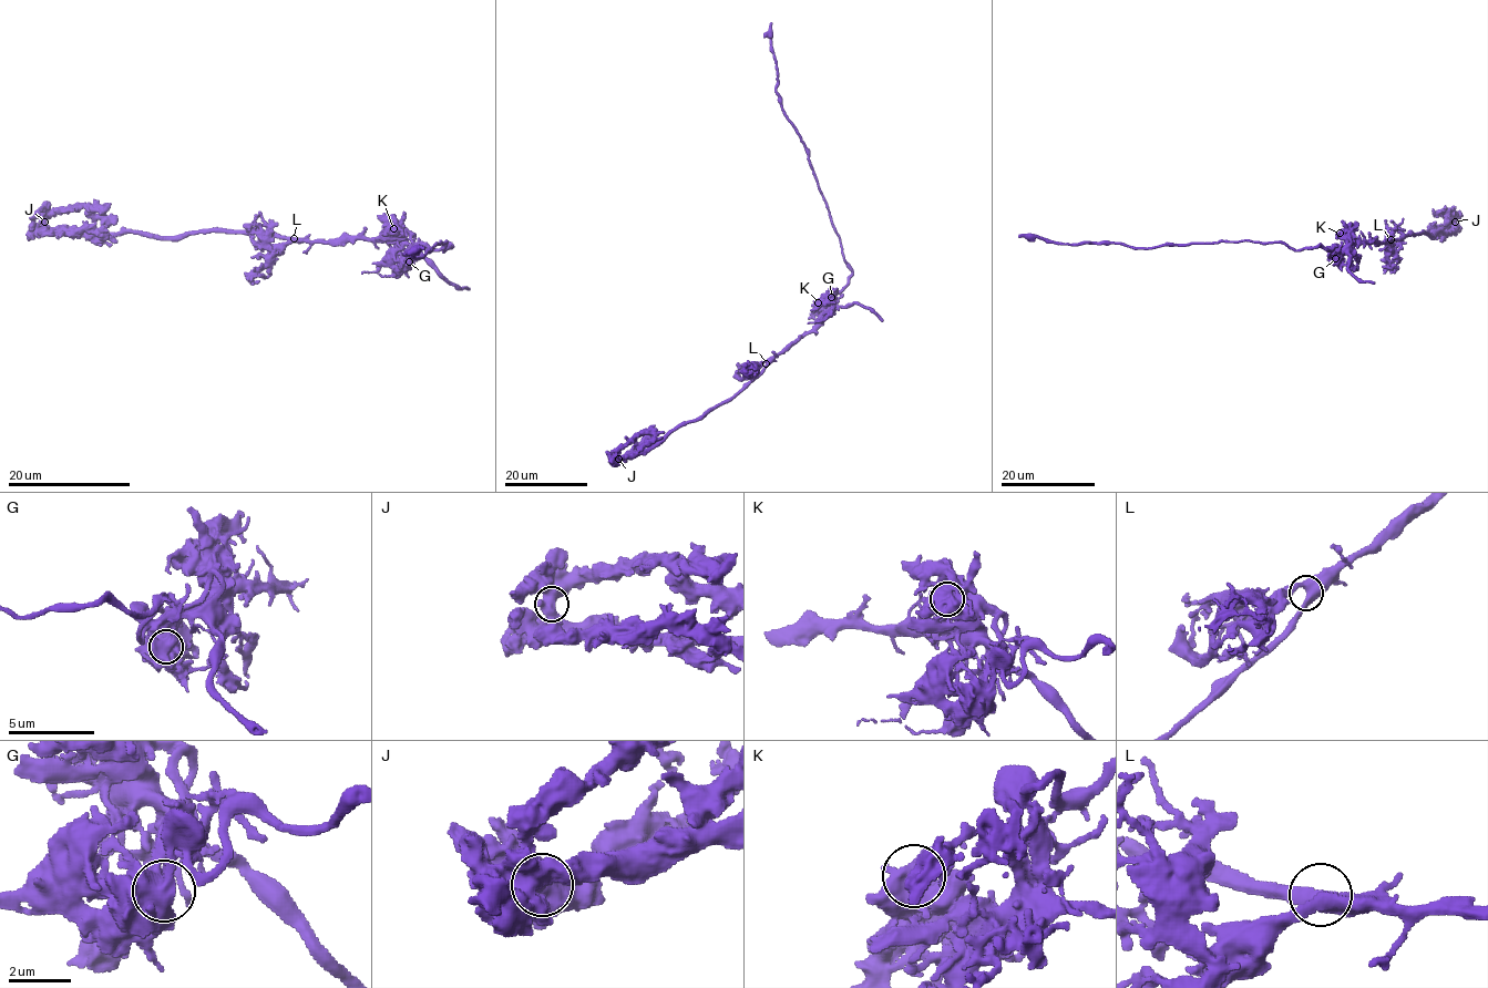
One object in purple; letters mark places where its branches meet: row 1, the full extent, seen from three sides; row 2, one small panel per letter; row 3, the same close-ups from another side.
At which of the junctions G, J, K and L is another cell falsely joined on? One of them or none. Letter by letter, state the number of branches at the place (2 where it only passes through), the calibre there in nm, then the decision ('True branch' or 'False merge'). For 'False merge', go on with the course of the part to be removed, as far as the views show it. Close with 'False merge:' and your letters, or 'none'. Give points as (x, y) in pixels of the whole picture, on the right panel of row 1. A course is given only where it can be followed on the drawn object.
G: Branches: 4. Thickness 650 nm. False merge. Course of the part to remove: (1335, 258), (1329, 255), (1332, 247), (1297, 249), (1275, 242), (1131, 248), (1095, 242), (1061, 244), (1018, 235)
J: Branches: 4. Thickness 550 nm. True branch
K: Branches: 3. Thickness 600 nm. True branch
L: Branches: 3. Thickness 480 nm. True branch
False merge: G

